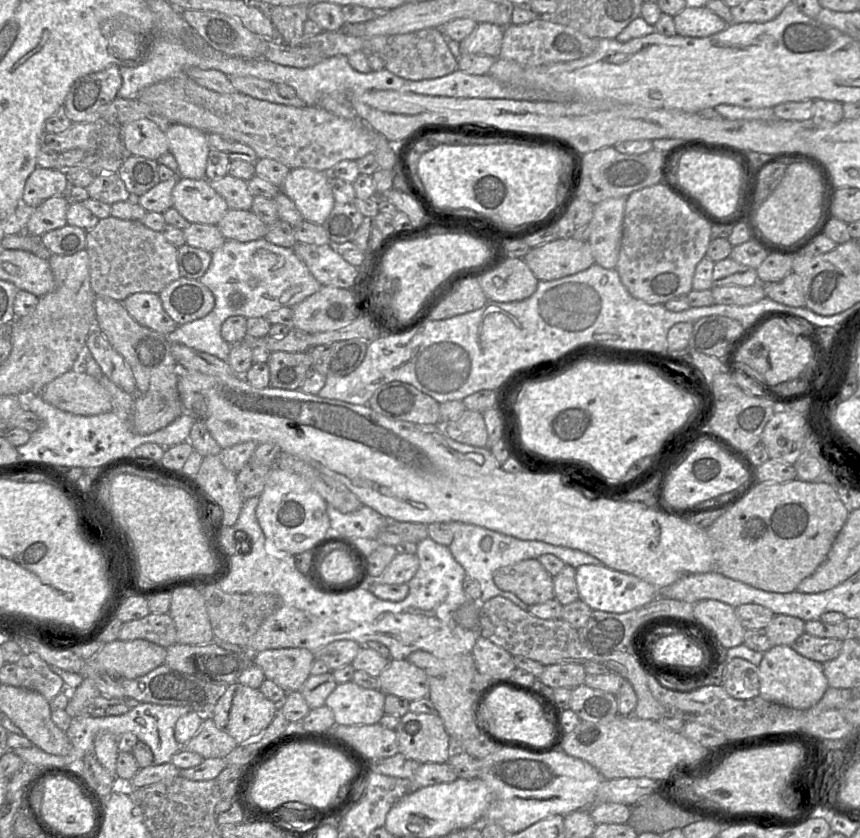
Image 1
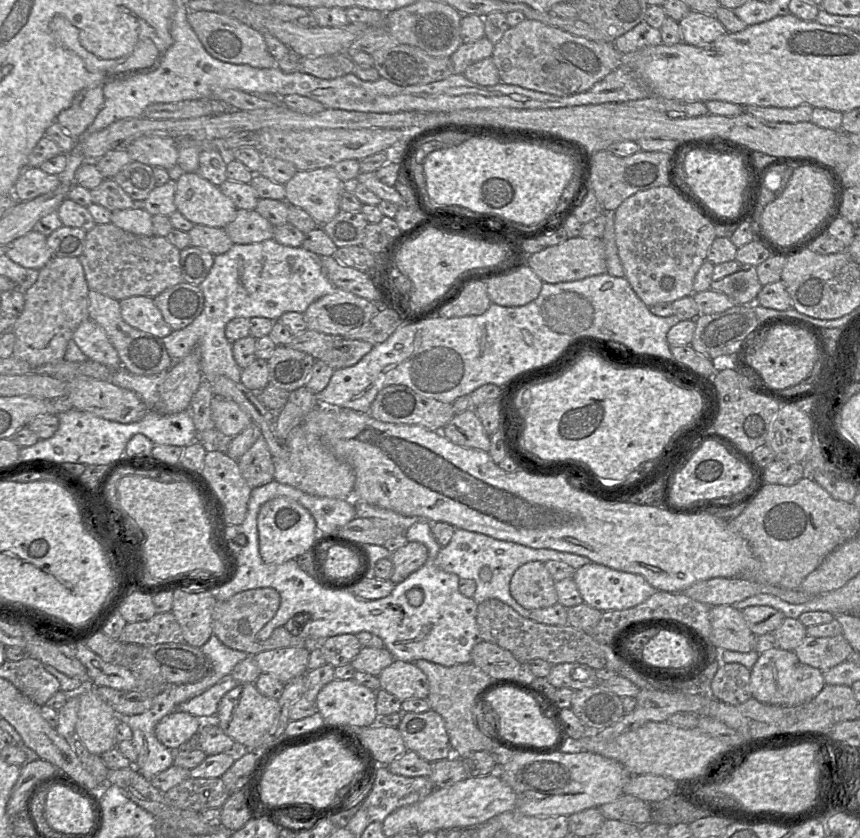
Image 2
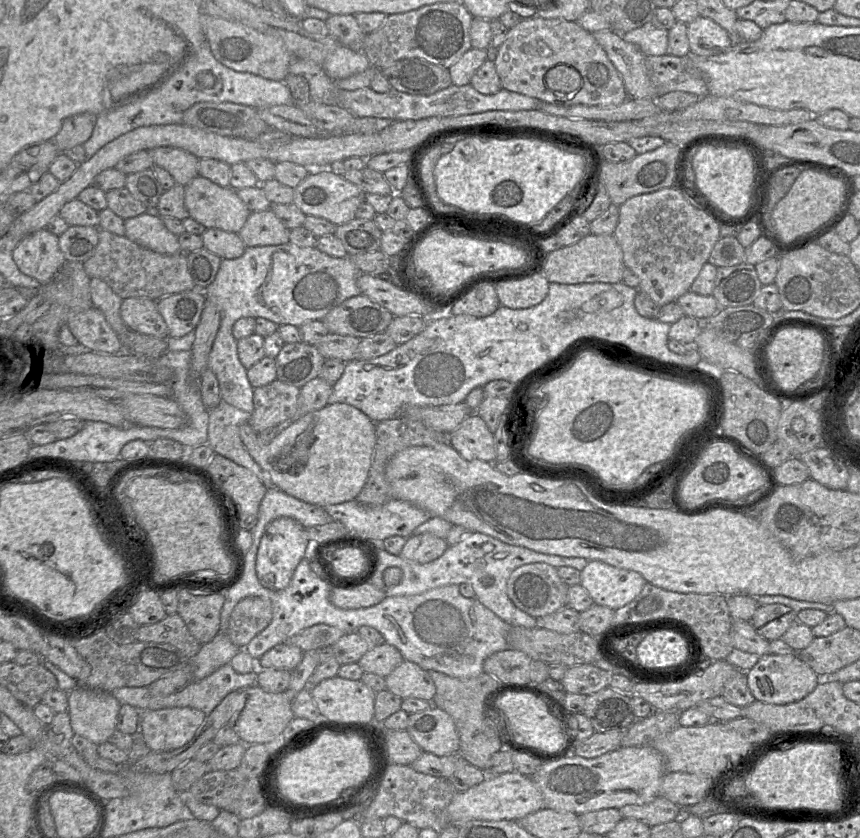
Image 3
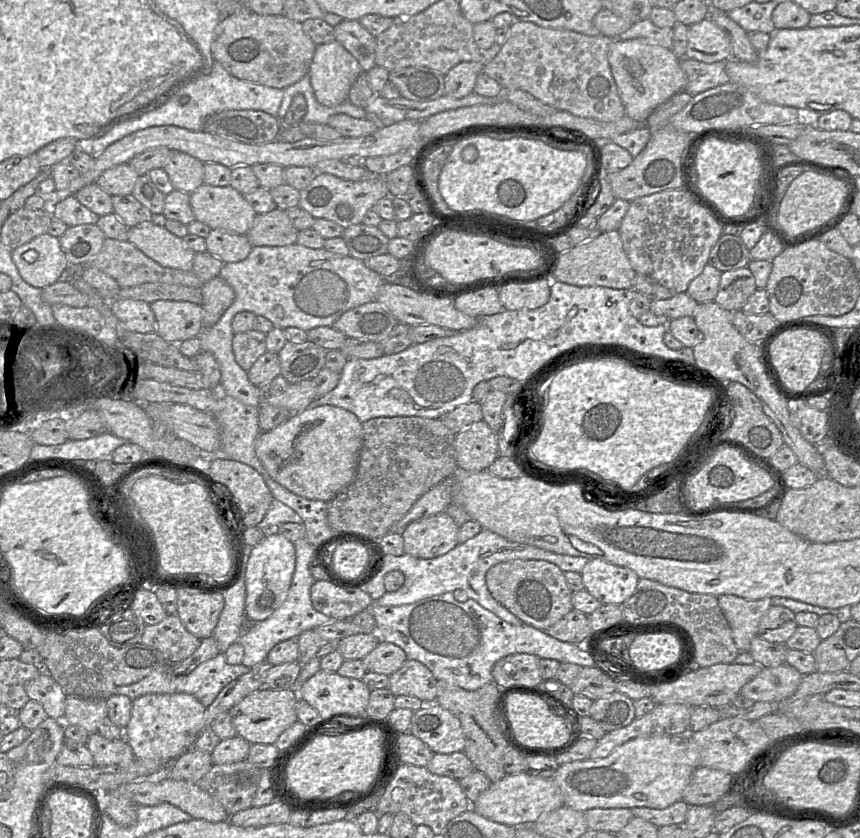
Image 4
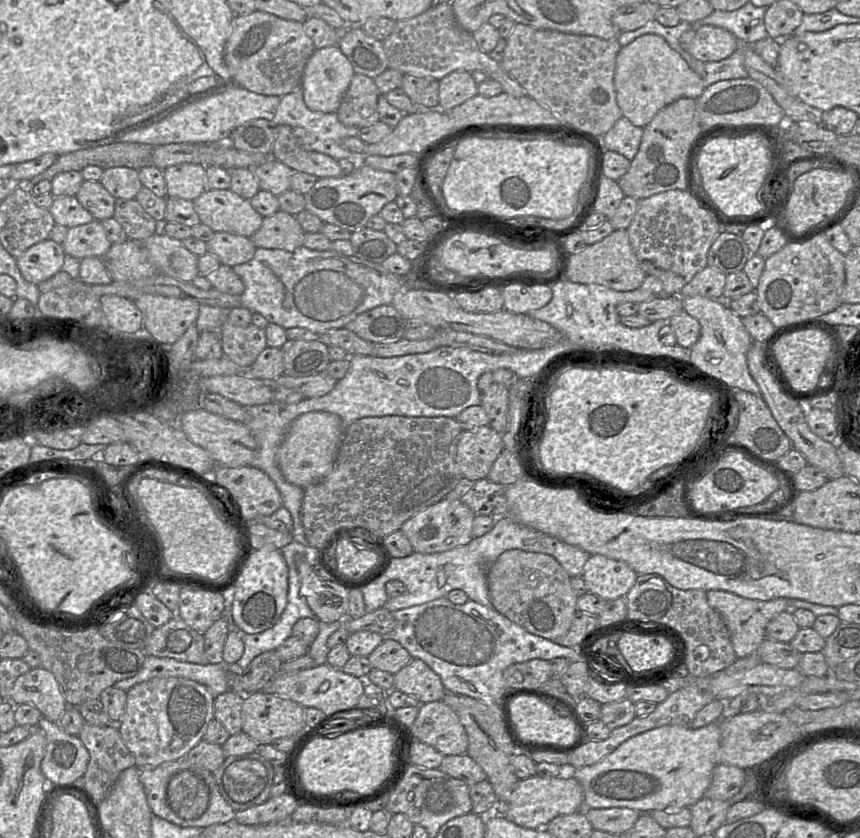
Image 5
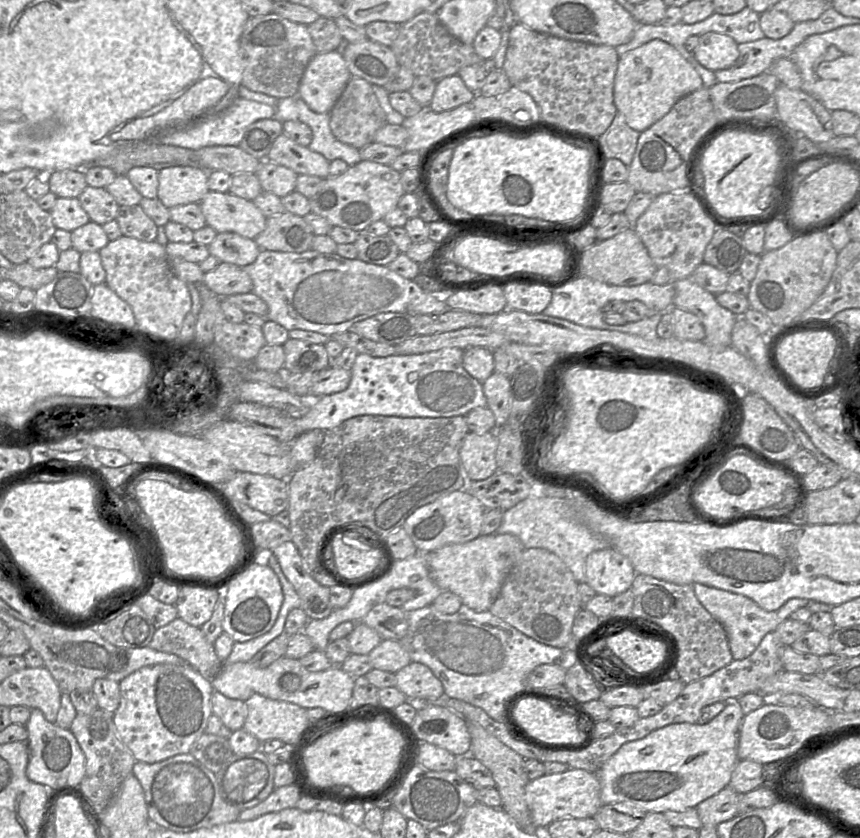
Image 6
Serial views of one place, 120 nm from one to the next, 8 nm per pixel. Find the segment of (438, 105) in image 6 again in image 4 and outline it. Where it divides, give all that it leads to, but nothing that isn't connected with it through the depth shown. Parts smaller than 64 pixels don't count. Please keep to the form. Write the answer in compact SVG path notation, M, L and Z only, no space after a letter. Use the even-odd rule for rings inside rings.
M461 62L444 75L444 93L453 98L463 98L474 93L483 62Z

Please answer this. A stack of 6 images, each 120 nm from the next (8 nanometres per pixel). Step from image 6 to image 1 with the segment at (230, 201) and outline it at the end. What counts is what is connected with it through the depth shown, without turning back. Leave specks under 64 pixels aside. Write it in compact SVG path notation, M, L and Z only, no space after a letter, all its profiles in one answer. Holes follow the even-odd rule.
M179 178L172 190L173 207L190 224L216 225L229 207L204 179Z

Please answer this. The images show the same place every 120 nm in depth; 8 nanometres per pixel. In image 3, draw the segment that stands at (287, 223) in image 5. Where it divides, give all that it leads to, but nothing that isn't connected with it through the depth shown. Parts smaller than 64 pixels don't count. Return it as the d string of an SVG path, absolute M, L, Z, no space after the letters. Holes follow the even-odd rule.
M271 209L251 212L238 235L247 247L286 244L290 230Z

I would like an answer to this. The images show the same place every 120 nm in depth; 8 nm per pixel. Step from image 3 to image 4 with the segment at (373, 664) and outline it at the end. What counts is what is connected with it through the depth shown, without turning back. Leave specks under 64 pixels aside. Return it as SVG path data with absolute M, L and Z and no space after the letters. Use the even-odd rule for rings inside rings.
M380 641L362 661L368 672L390 676L401 668L407 659L407 655L401 647L390 642Z

